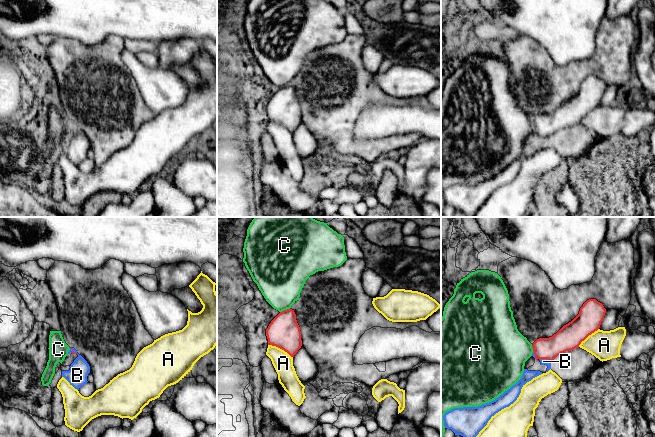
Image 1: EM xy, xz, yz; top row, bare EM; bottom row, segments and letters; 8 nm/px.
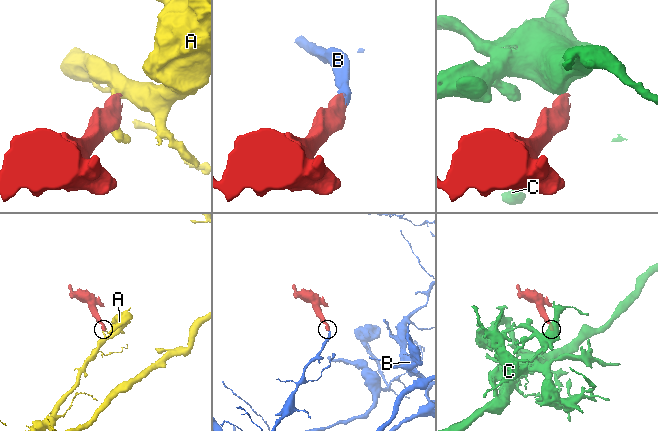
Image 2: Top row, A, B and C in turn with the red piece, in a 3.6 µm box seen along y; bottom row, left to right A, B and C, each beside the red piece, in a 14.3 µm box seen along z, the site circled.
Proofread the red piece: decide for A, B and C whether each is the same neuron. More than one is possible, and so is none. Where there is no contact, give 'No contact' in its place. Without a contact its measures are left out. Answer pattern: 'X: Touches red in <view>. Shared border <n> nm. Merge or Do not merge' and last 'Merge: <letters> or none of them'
A: Touches red in xz. Shared border 220 nm. Do not merge
B: Touches red in yz. Shared border 100 nm. Merge
C: Touches red in xz. Shared border 90 nm. Do not merge
Merge: B

